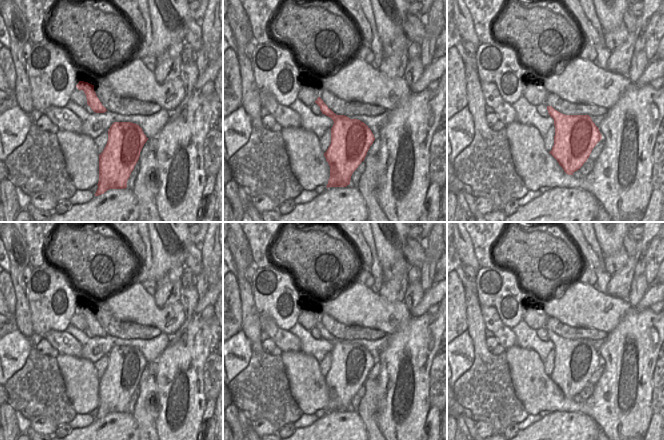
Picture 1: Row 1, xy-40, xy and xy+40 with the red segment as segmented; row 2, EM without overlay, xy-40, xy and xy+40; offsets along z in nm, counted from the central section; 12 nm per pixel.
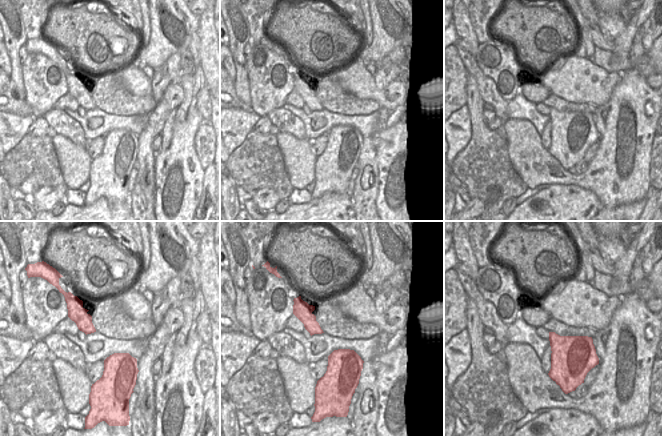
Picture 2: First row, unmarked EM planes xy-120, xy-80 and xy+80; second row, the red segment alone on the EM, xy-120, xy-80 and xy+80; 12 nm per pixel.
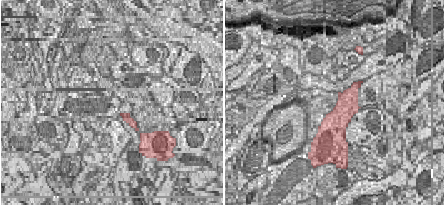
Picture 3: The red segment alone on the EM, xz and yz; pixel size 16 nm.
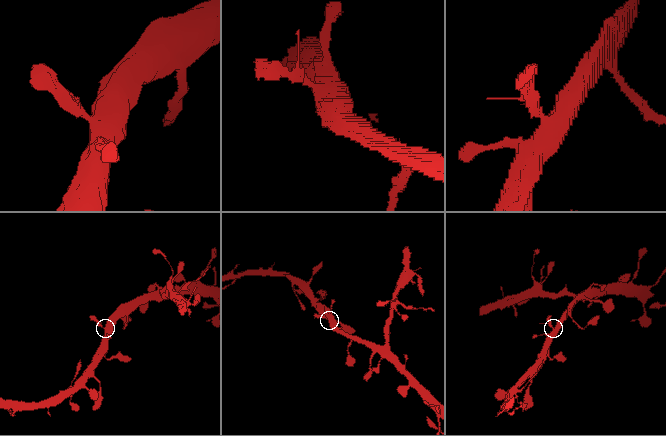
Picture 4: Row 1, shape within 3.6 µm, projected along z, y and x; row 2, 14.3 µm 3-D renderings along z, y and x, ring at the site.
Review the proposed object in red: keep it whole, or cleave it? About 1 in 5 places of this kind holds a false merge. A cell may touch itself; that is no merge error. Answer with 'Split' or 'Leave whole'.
Leave whole.

